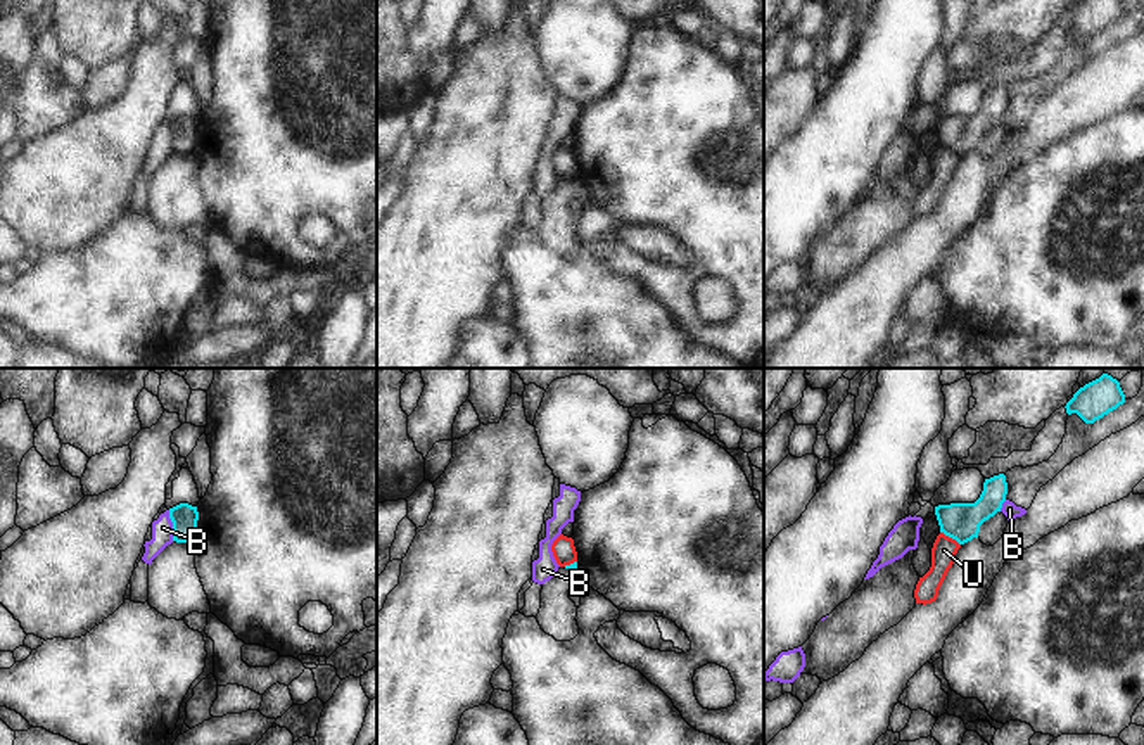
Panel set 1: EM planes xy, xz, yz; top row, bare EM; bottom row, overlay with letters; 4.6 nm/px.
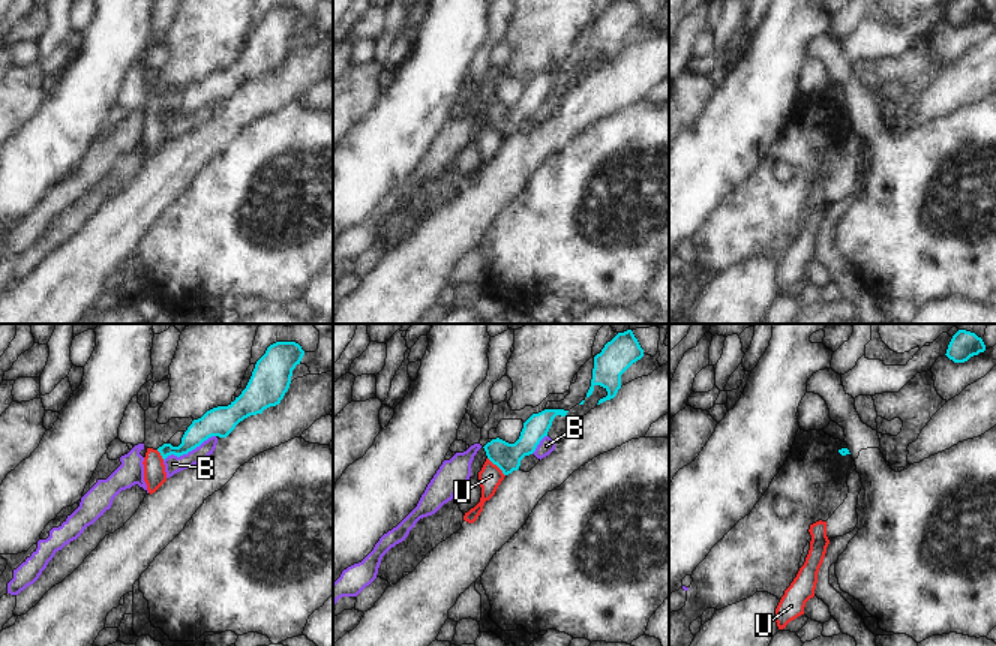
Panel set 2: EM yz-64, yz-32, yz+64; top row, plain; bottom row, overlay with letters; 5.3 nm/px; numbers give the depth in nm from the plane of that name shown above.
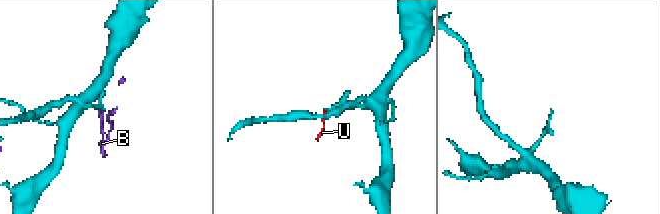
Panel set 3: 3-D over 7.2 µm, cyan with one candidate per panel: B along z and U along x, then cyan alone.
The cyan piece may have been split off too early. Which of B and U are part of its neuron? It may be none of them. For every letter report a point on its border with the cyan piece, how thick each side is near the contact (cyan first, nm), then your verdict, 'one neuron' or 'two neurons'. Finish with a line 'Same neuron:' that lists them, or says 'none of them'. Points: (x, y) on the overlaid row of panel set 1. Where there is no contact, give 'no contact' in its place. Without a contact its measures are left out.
B: meets cyan in xy at (173, 526); 120 nm thick on the cyan side, 100 nm on the other; two neurons
U: meets cyan in yz at (951, 536); 180 nm thick on the cyan side, 120 nm on the other; two neurons
Same neuron: none of them

